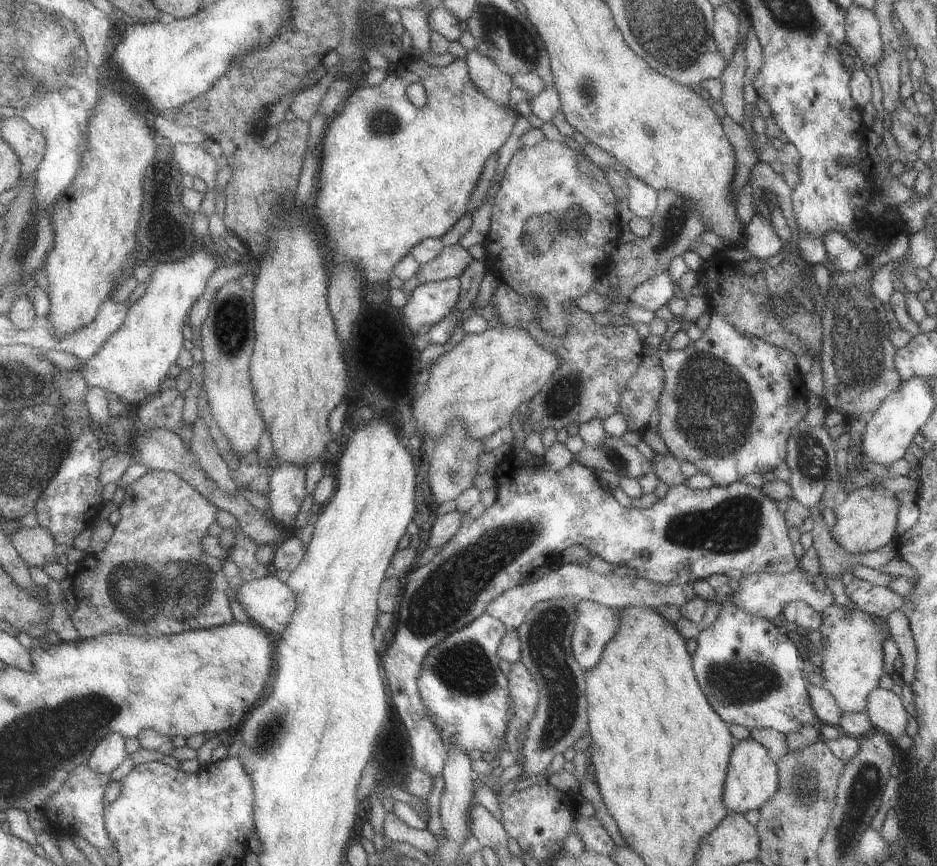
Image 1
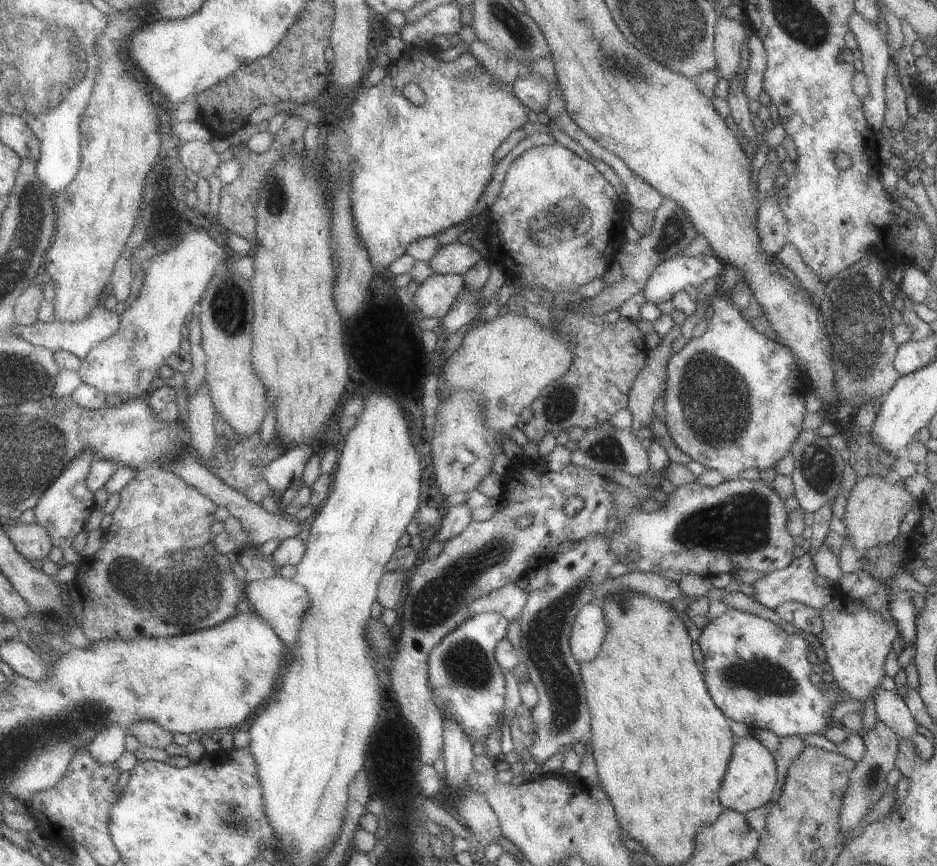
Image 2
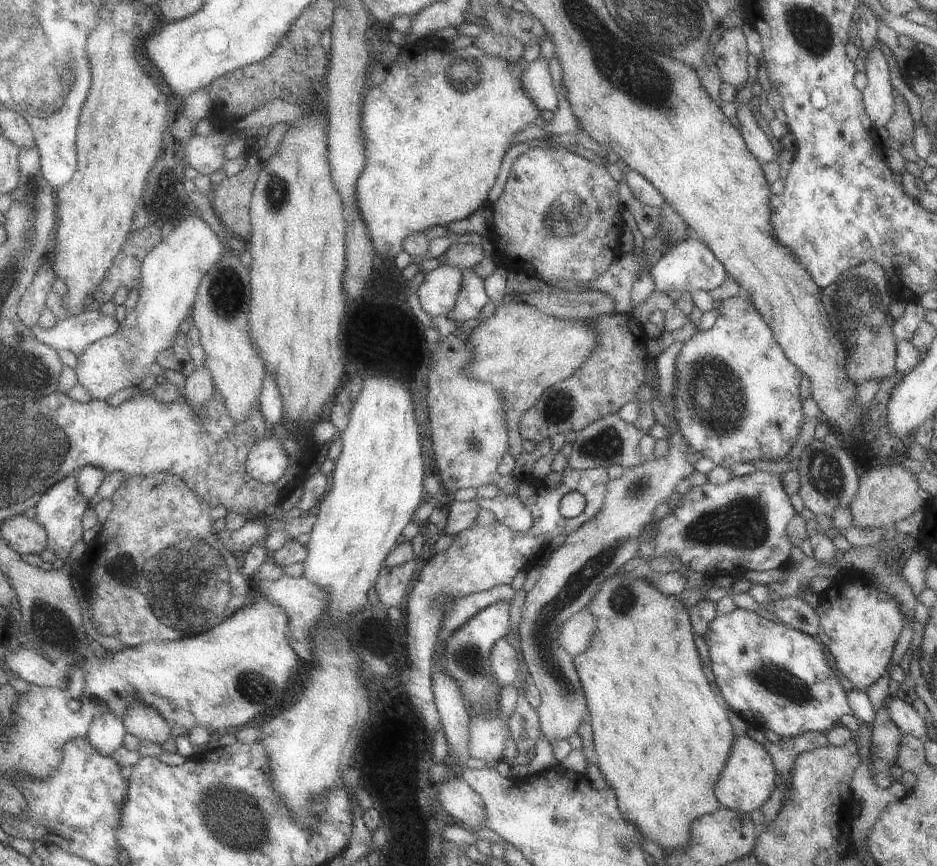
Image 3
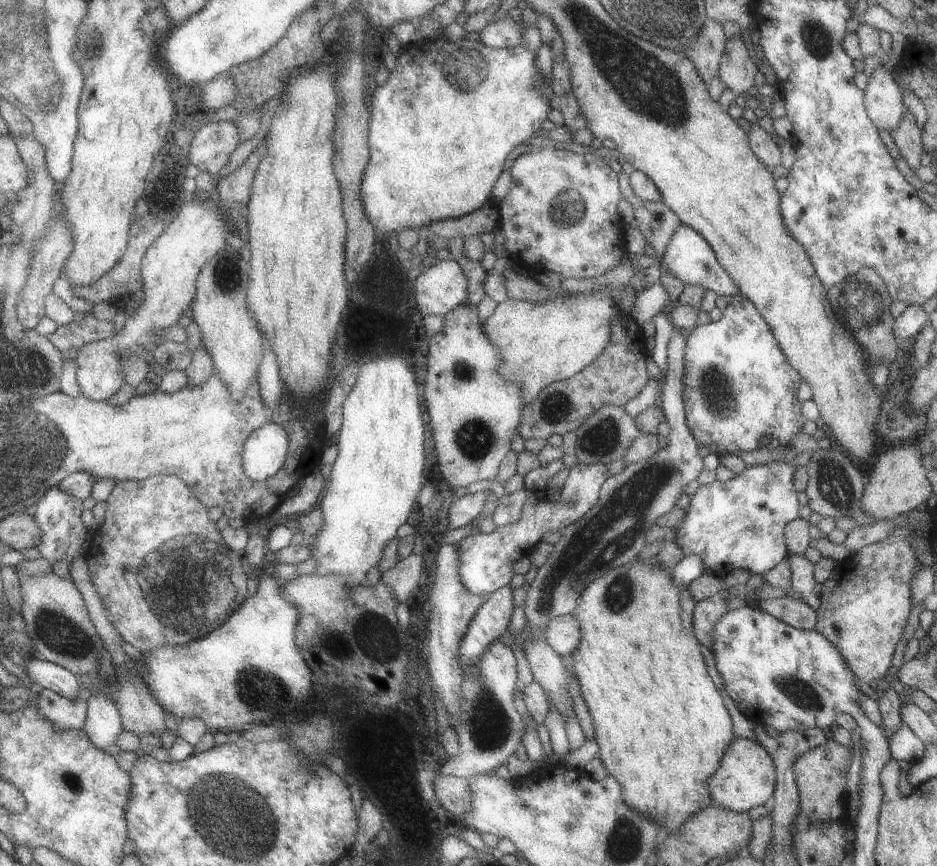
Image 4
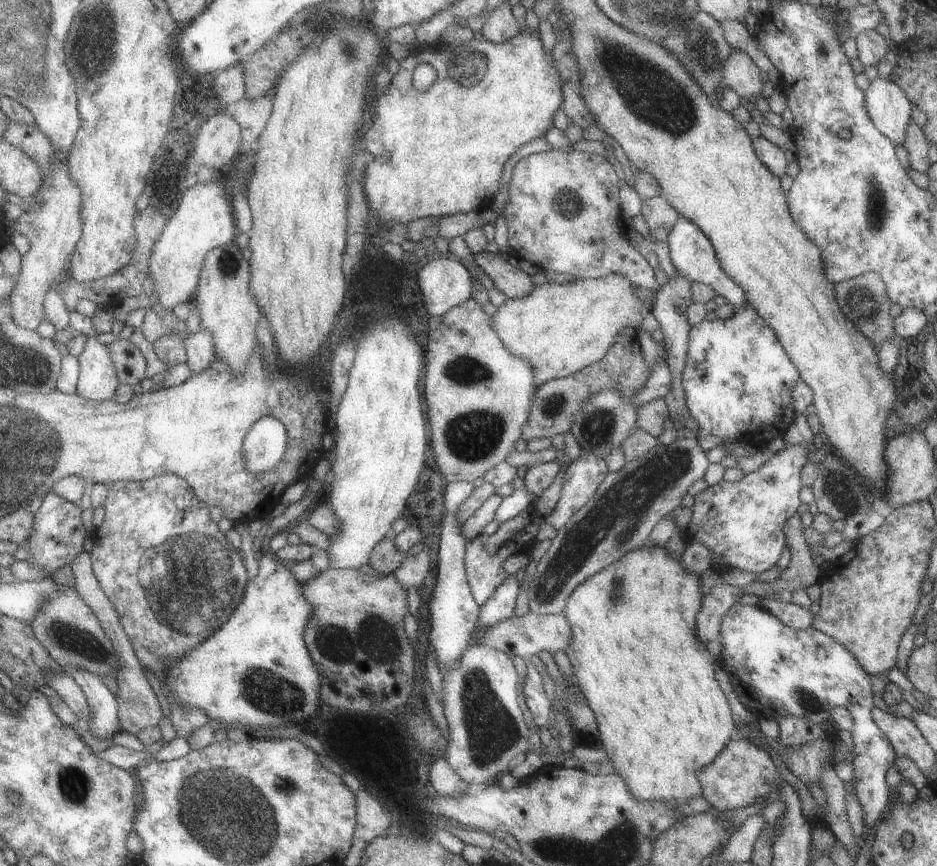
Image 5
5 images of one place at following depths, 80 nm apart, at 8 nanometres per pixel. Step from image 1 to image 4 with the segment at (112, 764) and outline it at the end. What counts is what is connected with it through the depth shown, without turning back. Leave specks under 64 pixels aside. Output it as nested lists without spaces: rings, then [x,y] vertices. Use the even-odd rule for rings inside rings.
[[[98,691],[90,695],[82,730],[98,749],[105,750],[107,746],[115,744],[122,731],[122,722],[116,705],[108,696]]]

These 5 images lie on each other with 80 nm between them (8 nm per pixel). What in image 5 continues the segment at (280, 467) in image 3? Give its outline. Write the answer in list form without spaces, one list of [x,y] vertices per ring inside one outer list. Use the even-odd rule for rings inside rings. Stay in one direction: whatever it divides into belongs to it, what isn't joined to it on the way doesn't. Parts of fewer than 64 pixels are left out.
[[[263,417],[256,420],[246,432],[242,451],[249,474],[260,475],[271,470],[286,451],[286,430],[280,420]]]

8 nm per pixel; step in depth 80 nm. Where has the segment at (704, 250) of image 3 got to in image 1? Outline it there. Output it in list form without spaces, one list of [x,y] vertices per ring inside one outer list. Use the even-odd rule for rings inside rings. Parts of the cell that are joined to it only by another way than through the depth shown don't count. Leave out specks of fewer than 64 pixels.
[[[667,271],[660,272],[637,285],[628,294],[628,302],[645,311],[655,312],[673,296],[673,286]]]

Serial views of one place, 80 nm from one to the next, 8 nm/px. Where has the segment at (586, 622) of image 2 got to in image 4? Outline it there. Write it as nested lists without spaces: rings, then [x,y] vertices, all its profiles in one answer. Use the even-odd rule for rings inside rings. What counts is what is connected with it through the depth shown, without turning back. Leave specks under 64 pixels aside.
[[[573,615],[552,618],[544,629],[547,644],[564,658],[569,657],[579,644],[579,621]]]

